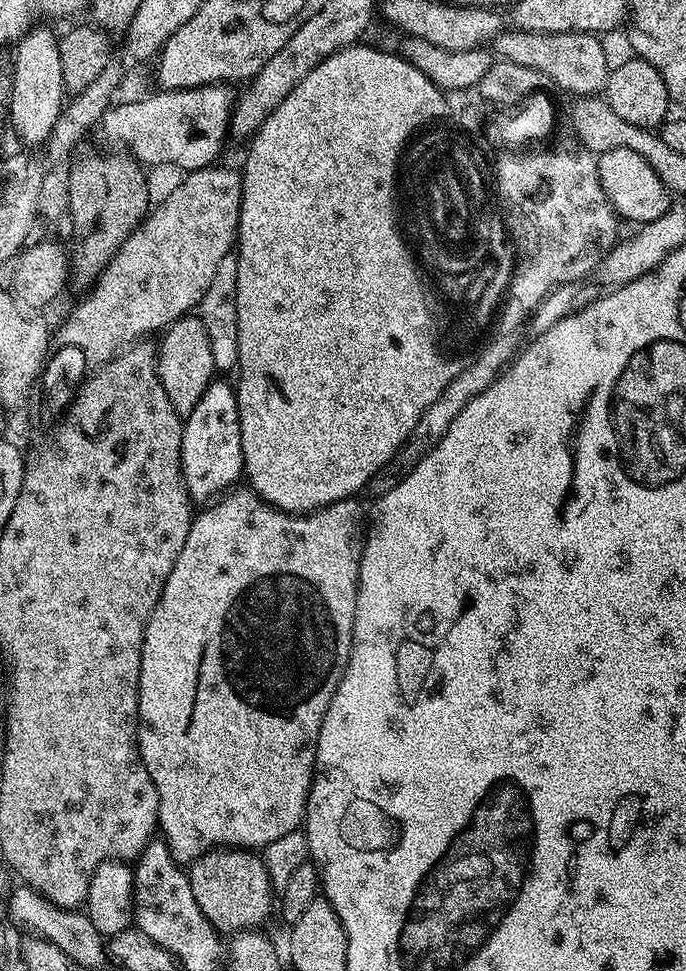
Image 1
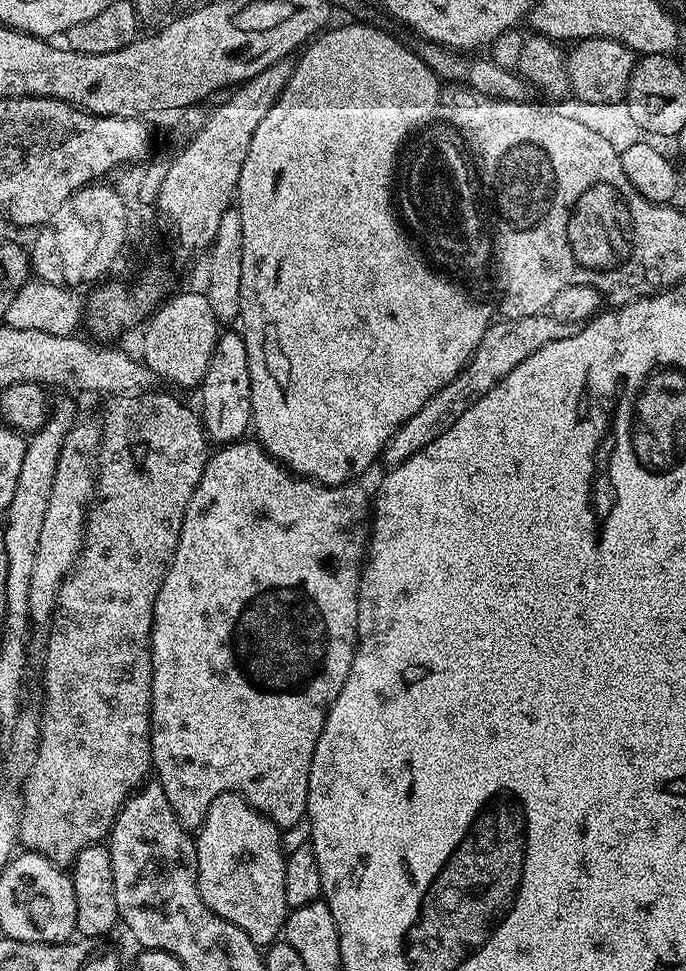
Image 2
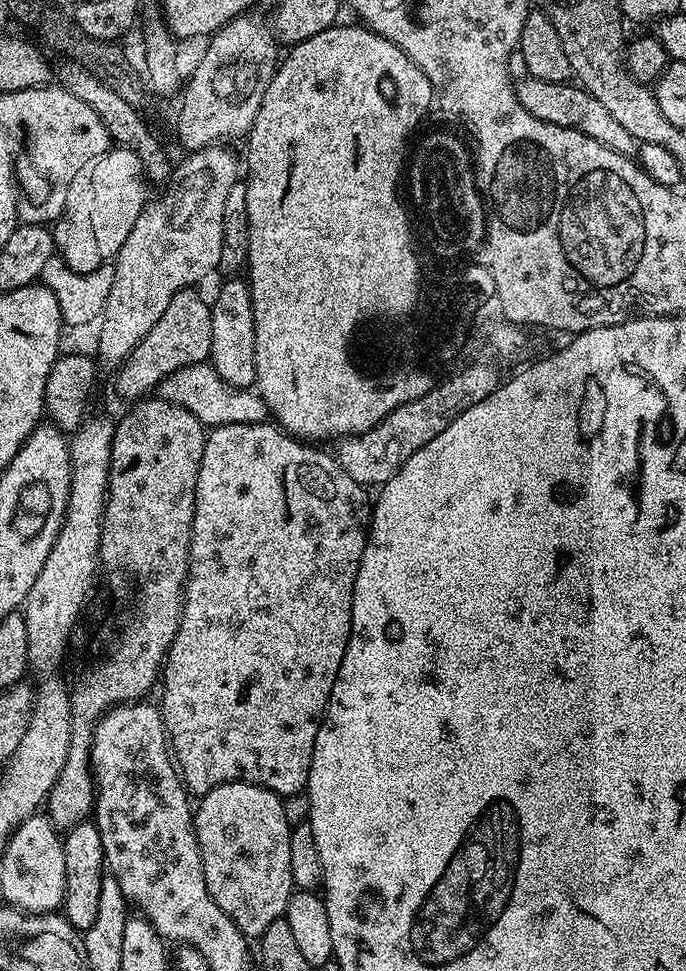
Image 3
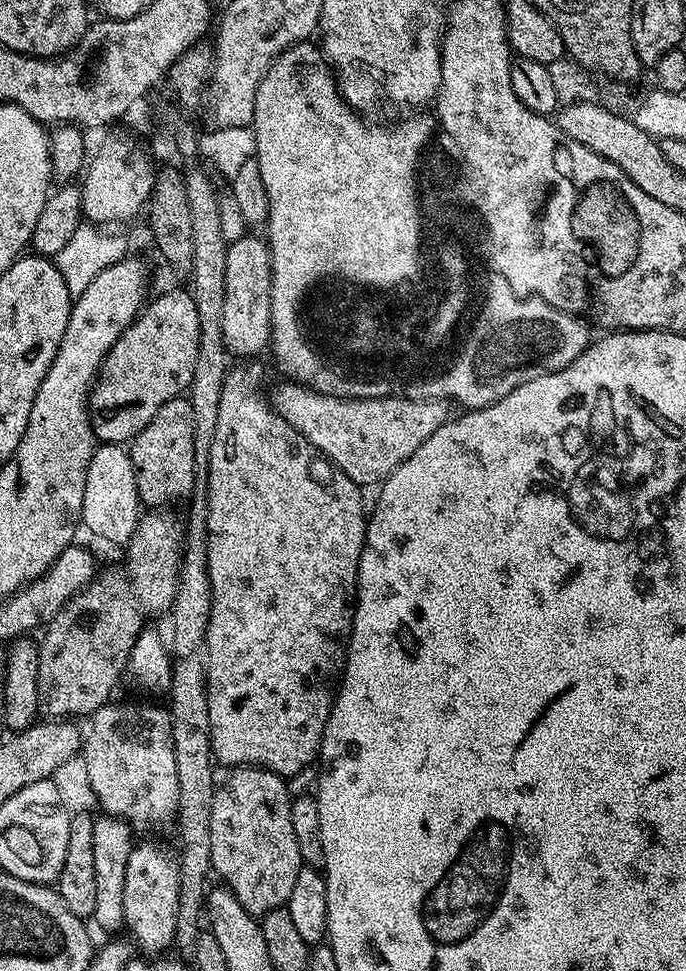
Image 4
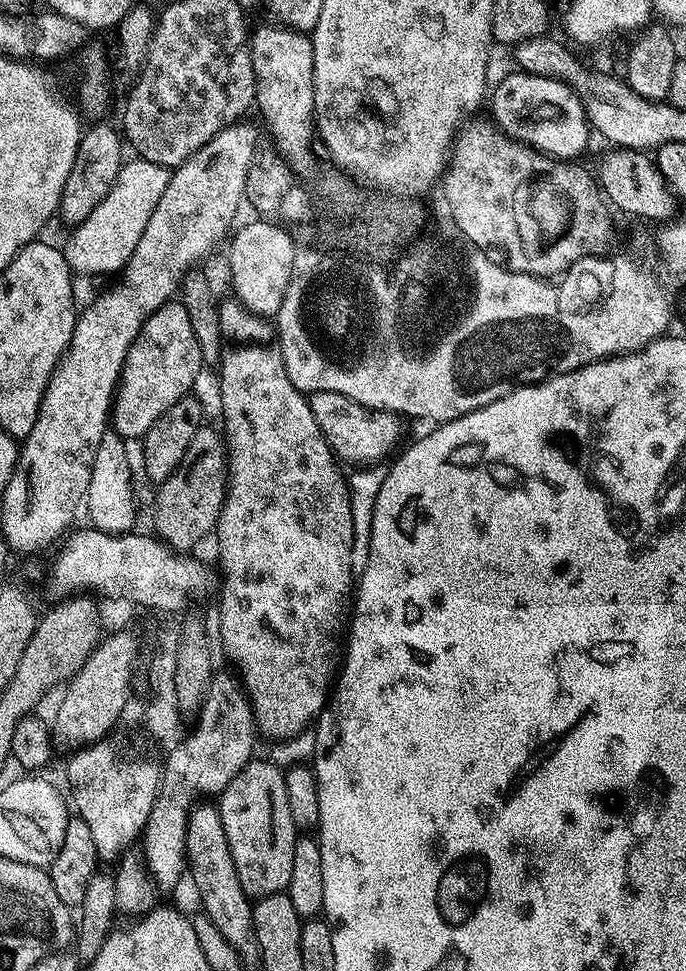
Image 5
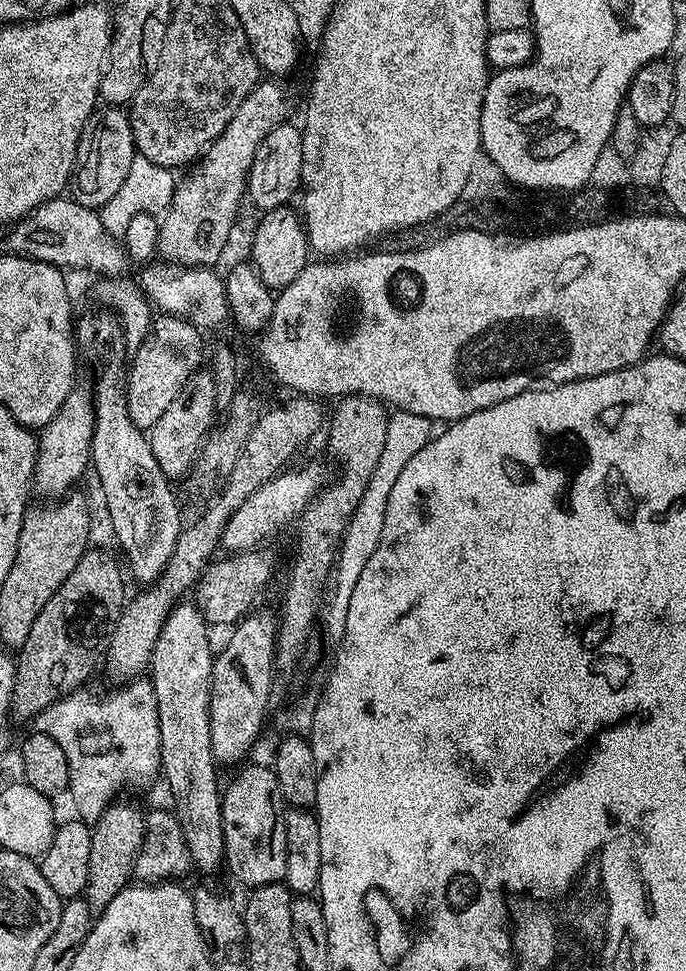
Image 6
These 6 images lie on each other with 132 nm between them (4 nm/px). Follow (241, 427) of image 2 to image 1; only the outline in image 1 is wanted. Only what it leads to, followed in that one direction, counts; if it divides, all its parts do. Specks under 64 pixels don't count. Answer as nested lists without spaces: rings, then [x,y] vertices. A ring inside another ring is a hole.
[[[216,378],[209,384],[206,394],[202,394],[202,398],[198,398],[198,406],[194,406],[192,413],[184,420],[184,433],[182,434],[182,472],[184,481],[188,487],[189,497],[193,501],[204,500],[200,502],[208,502],[213,498],[219,497],[221,494],[229,491],[237,483],[236,479],[244,476],[244,459],[242,458],[242,430],[240,429],[240,411],[238,410],[238,402],[236,401],[236,389],[231,383],[227,384],[227,379]]]

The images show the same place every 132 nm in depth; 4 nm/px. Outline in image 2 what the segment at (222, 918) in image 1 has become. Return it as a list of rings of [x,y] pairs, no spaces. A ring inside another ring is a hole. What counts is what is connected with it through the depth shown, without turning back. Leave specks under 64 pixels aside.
[[[223,792],[210,802],[204,823],[194,836],[198,858],[196,885],[198,894],[202,894],[202,902],[206,902],[218,918],[226,918],[226,922],[238,926],[238,930],[245,932],[257,946],[274,944],[281,939],[284,919],[290,911],[286,902],[286,849],[281,843],[281,833],[275,822],[263,816],[247,798],[236,792]]]

